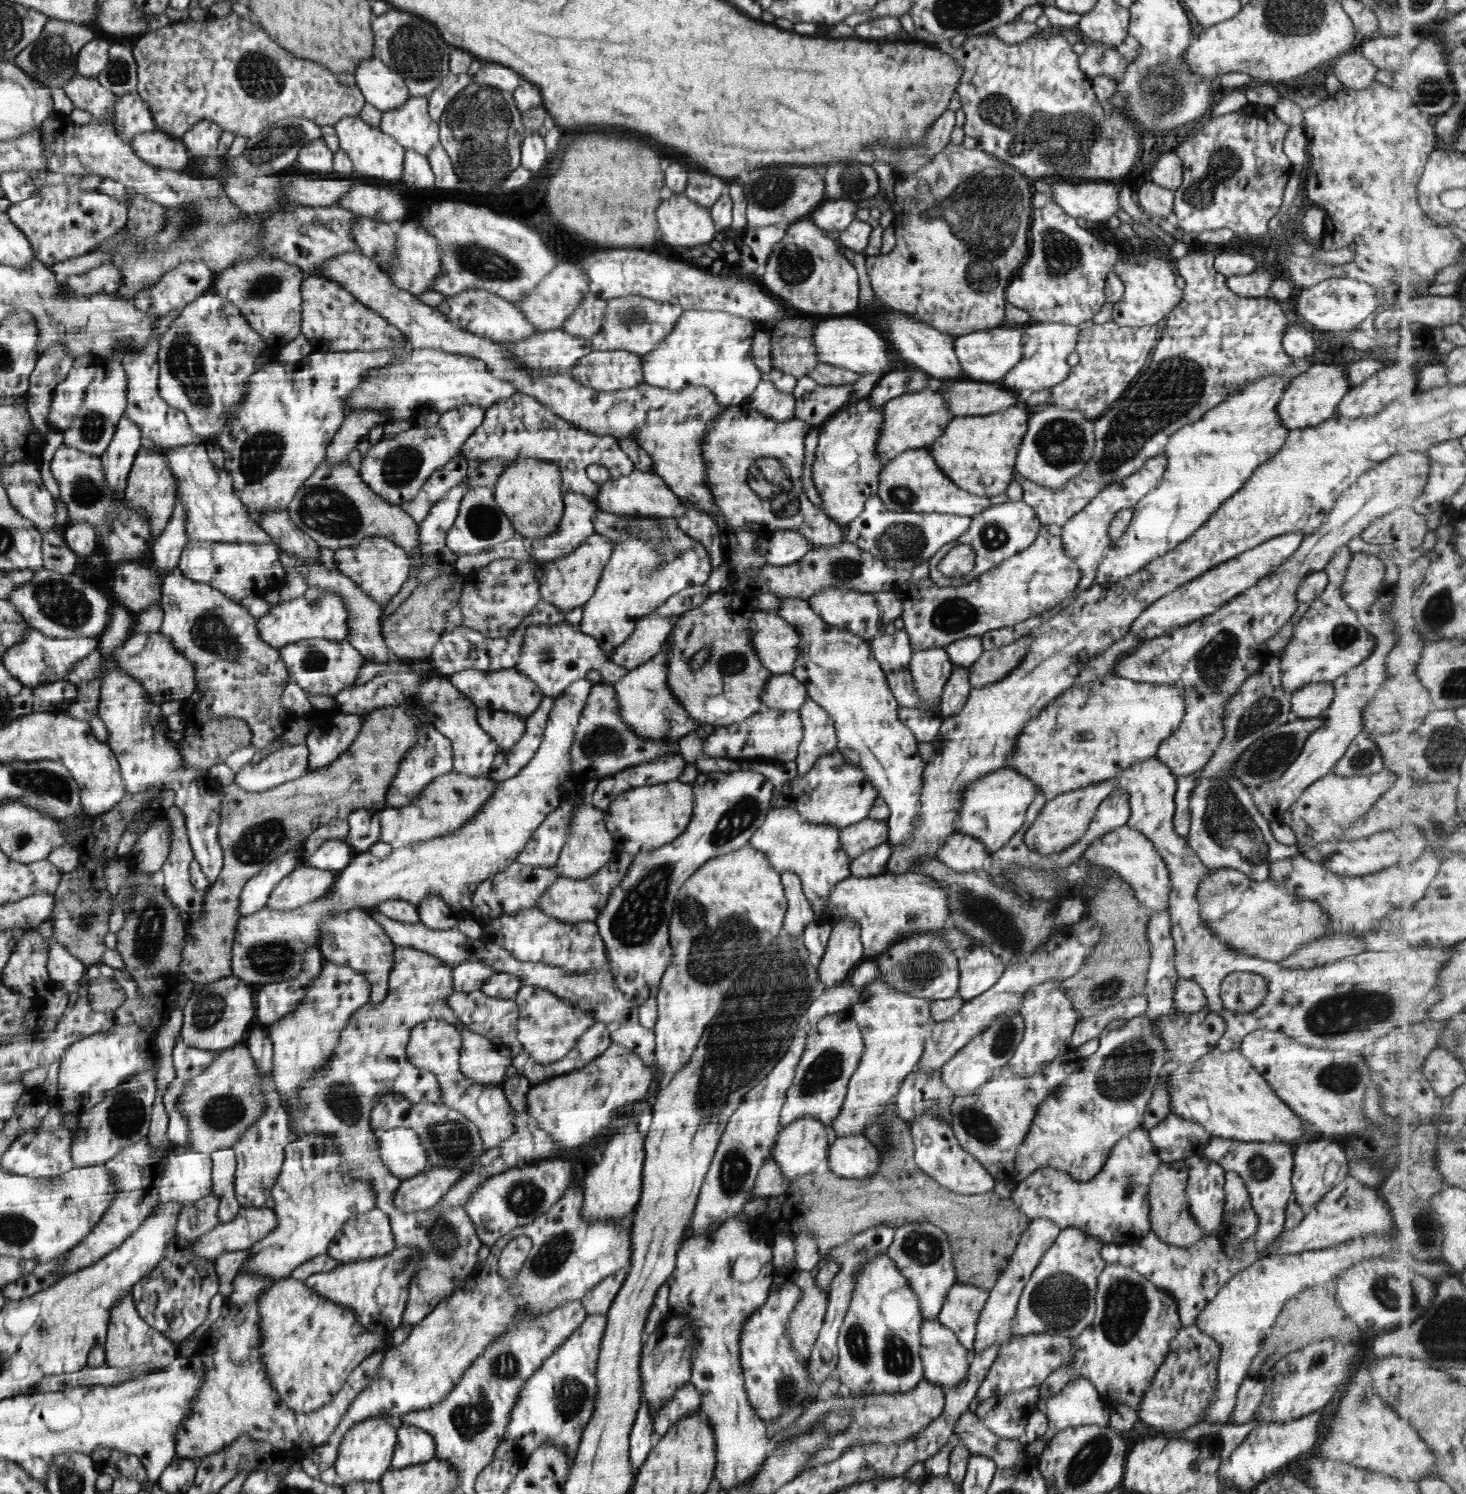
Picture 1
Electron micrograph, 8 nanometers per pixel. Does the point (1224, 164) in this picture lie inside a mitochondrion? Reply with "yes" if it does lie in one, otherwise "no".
yes

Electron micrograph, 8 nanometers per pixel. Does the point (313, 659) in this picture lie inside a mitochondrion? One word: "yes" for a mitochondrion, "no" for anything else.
yes

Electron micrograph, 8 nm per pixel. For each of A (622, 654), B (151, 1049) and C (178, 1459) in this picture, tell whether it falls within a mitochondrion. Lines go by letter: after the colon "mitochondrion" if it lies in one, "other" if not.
A: other
B: other
C: other

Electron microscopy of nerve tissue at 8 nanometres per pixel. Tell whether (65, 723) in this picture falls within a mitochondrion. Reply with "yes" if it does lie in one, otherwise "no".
no

